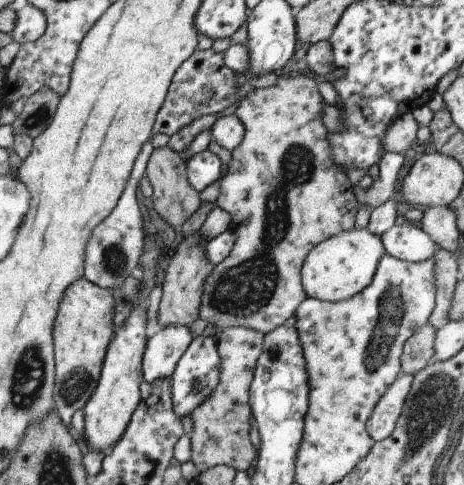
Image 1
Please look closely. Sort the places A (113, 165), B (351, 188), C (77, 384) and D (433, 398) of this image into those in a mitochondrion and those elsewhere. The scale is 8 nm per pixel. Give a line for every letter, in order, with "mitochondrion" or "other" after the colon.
A: other
B: other
C: mitochondrion
D: mitochondrion

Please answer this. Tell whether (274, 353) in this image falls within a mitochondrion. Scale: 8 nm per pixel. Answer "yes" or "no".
yes

